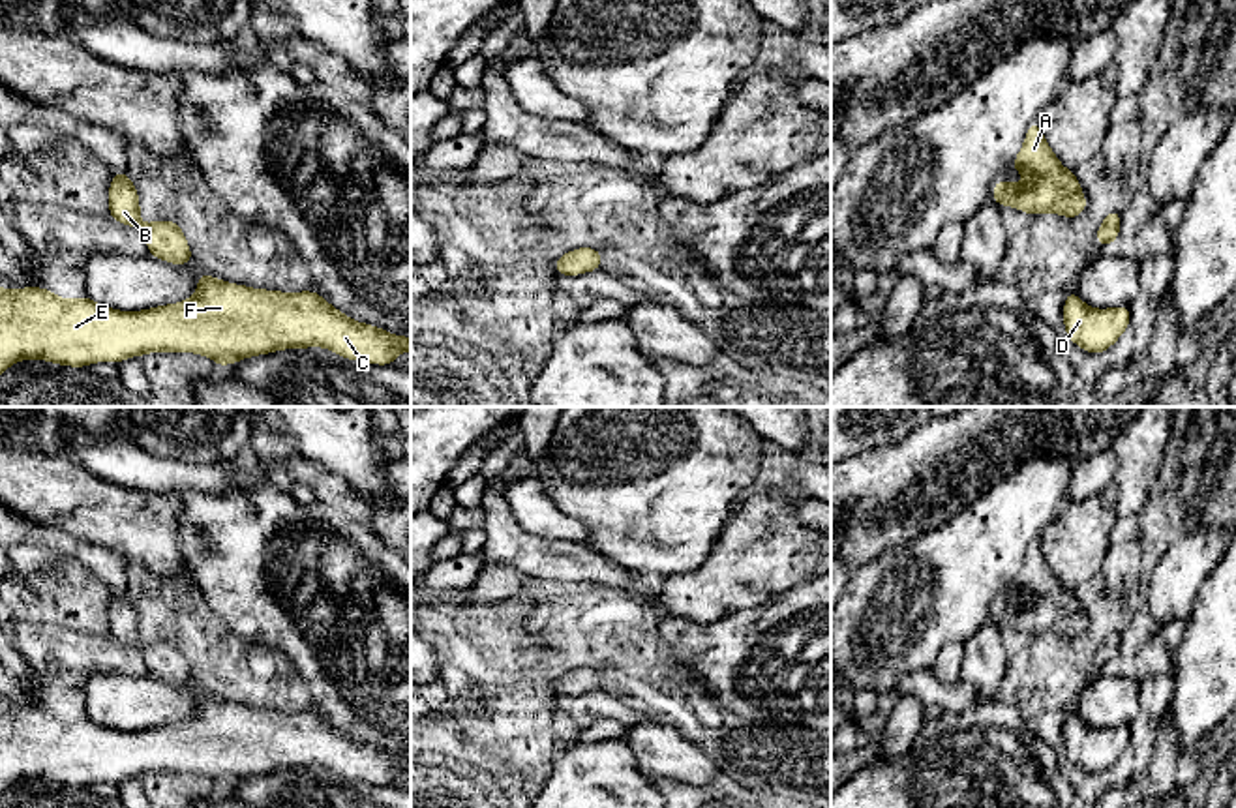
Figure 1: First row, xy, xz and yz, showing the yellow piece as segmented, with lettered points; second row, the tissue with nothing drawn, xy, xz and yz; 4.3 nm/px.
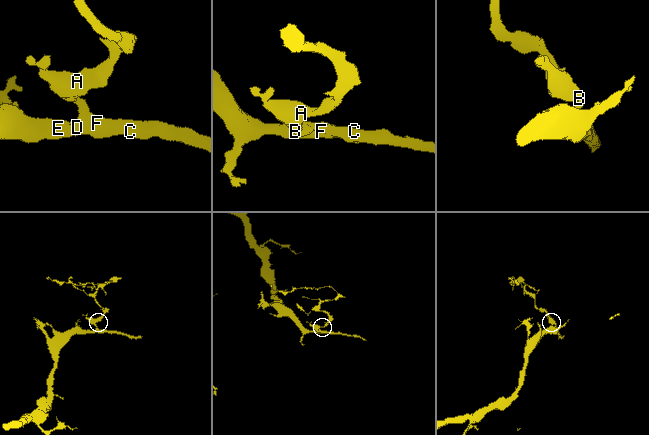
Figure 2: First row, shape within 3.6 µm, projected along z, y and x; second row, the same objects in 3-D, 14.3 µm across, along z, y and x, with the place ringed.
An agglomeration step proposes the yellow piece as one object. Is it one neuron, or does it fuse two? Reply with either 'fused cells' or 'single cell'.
single cell

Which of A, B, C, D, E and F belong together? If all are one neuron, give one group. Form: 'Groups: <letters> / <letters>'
Groups: A B C D E F

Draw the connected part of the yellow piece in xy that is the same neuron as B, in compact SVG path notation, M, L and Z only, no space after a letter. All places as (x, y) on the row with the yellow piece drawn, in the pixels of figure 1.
M114 172L109 184L109 217L126 227L139 227L148 255L178 266L189 264L193 255L180 223L159 219L146 225L139 216L139 208L141 199L128 172Z

